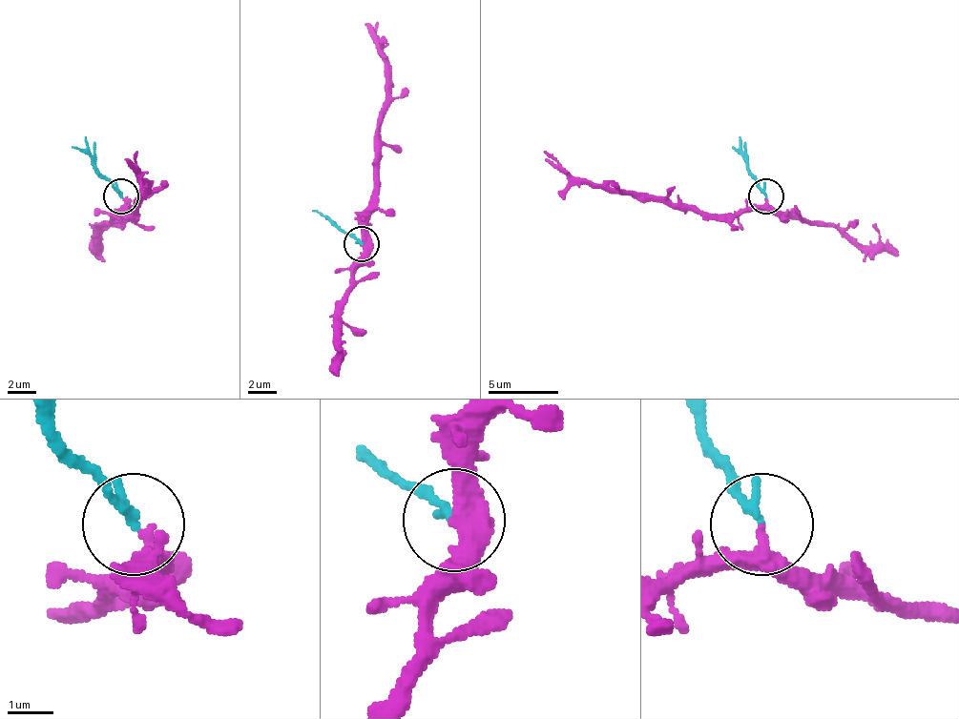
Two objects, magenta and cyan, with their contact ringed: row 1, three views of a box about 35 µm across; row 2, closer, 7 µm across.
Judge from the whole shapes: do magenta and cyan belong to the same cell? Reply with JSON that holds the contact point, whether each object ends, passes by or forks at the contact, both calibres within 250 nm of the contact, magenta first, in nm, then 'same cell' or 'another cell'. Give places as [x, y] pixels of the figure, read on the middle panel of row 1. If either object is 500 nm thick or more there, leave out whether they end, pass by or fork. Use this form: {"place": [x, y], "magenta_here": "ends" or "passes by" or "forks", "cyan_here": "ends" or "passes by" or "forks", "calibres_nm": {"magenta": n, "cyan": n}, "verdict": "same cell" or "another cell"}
{"place": [361, 244], "magenta_here": "passes by", "cyan_here": "ends", "calibres_nm": {"magenta": 340, "cyan": 200}, "verdict": "another cell"}

